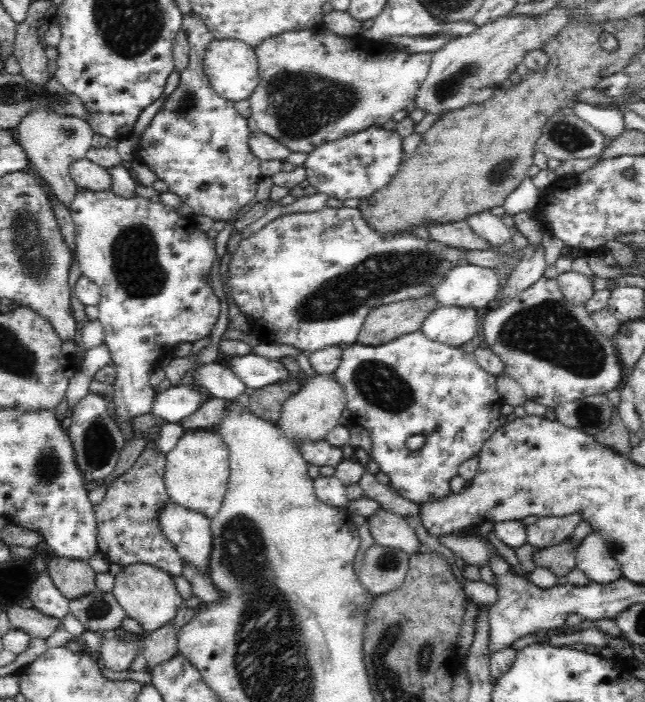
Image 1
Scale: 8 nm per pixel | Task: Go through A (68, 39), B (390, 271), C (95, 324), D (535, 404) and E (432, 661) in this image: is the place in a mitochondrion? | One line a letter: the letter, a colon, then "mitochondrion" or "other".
A: other
B: mitochondrion
C: other
D: other
E: mitochondrion

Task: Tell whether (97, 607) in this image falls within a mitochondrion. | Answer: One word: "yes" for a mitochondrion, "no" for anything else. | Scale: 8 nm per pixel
yes

